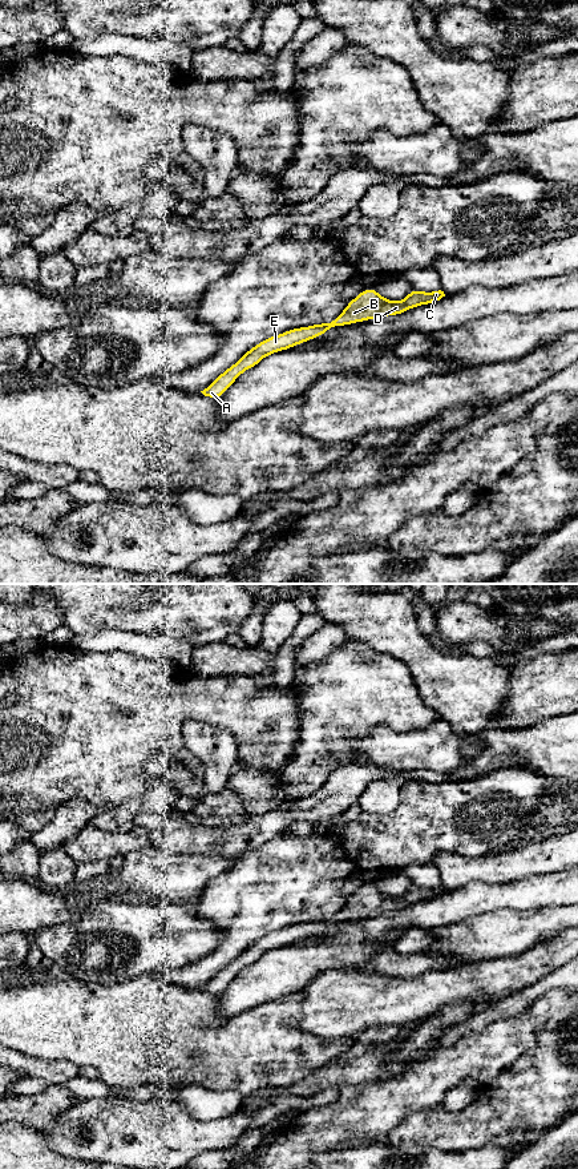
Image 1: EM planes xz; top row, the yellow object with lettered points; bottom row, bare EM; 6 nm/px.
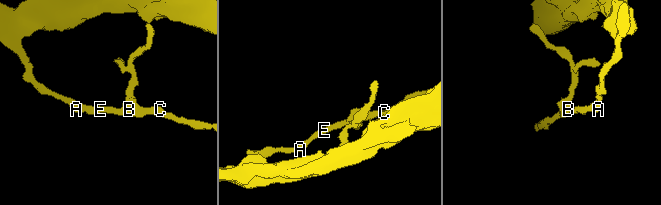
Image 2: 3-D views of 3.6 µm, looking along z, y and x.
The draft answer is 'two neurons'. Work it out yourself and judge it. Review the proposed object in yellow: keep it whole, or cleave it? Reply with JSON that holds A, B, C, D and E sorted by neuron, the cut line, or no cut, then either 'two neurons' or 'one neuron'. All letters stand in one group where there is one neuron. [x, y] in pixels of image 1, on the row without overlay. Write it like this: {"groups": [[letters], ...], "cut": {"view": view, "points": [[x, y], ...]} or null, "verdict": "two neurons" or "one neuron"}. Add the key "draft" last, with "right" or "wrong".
{"groups": [["A", "B", "C", "D", "E"]], "cut": null, "verdict": "one neuron", "draft": "wrong"}

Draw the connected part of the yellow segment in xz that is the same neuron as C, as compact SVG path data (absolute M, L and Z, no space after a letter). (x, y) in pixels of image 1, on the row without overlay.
M375 883L367 884L355 895L349 896L344 907L330 919L292 924L258 939L201 988L207 993L219 995L223 987L227 985L242 968L256 962L270 950L291 944L312 934L319 934L334 923L352 920L367 915L380 915L387 911L399 911L420 900L437 898L442 892L445 892L445 890L441 886L424 888L413 884L403 896L392 898L380 892Z

